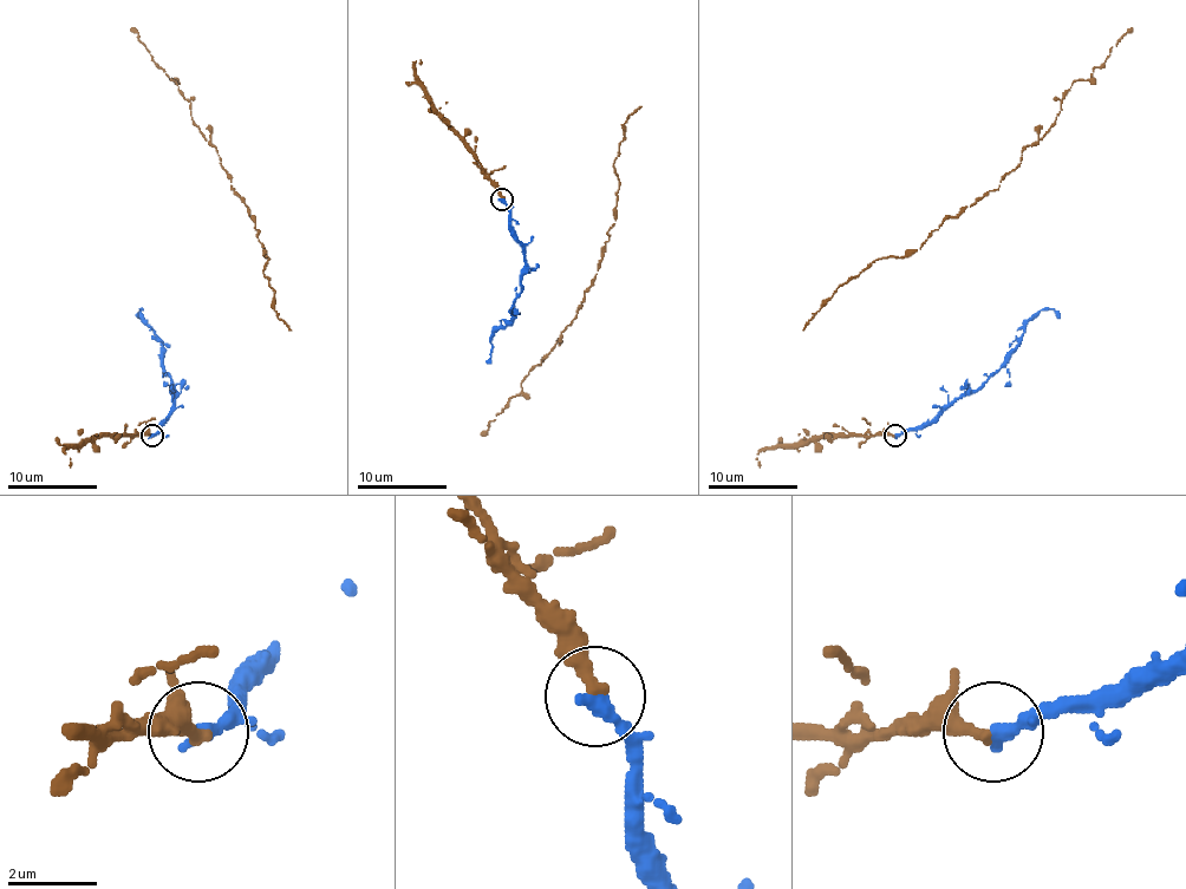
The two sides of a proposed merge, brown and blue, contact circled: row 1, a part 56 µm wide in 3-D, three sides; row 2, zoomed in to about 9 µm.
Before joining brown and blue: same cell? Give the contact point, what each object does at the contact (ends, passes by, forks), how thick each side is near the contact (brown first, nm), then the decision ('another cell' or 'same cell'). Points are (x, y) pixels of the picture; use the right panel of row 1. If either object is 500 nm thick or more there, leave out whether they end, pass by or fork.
at (895, 435); brown ends there; blue ends there; 340 nm thick on the brown side, 360 nm on the other; same cell

